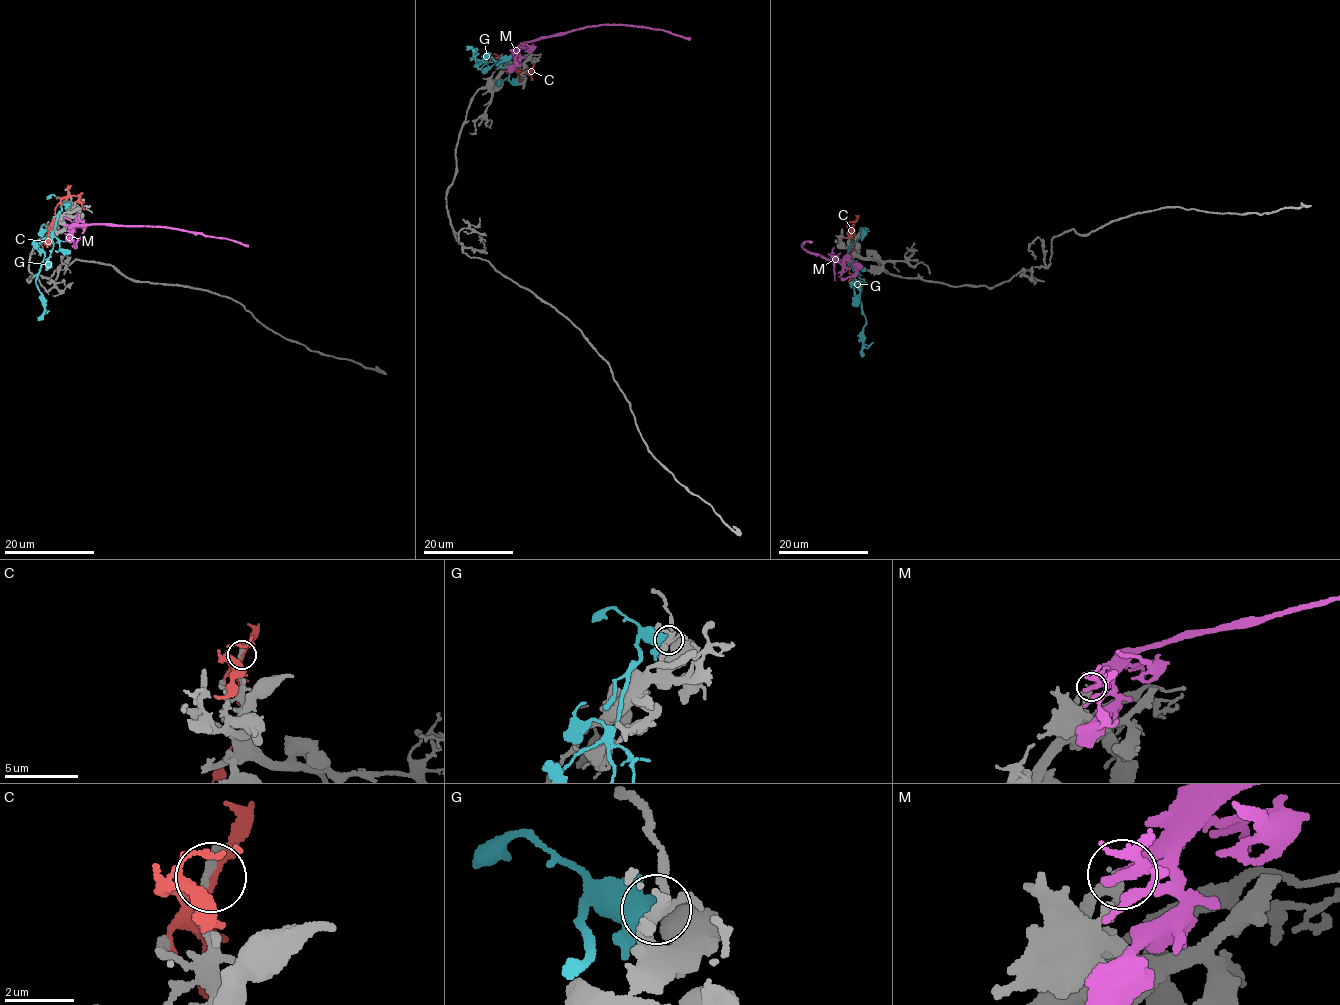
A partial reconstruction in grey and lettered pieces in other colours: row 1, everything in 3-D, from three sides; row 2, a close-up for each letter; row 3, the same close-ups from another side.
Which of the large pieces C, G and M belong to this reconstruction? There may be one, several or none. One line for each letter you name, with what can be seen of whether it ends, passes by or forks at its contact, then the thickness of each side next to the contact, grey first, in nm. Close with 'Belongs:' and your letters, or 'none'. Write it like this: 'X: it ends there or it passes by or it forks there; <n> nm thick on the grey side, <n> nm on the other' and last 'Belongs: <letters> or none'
M: it ends there; 400 nm thick on the grey side, 340 nm on the other
Belongs: M

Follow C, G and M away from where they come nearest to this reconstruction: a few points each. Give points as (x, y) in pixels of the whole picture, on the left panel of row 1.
C: (68, 194), (55, 209), (46, 247)
G: (70, 204), (61, 205), (51, 237), (53, 249), (41, 264), (35, 282), (44, 307), (44, 314), (38, 319)
M: (65, 224), (166, 226), (224, 237), (248, 247)

